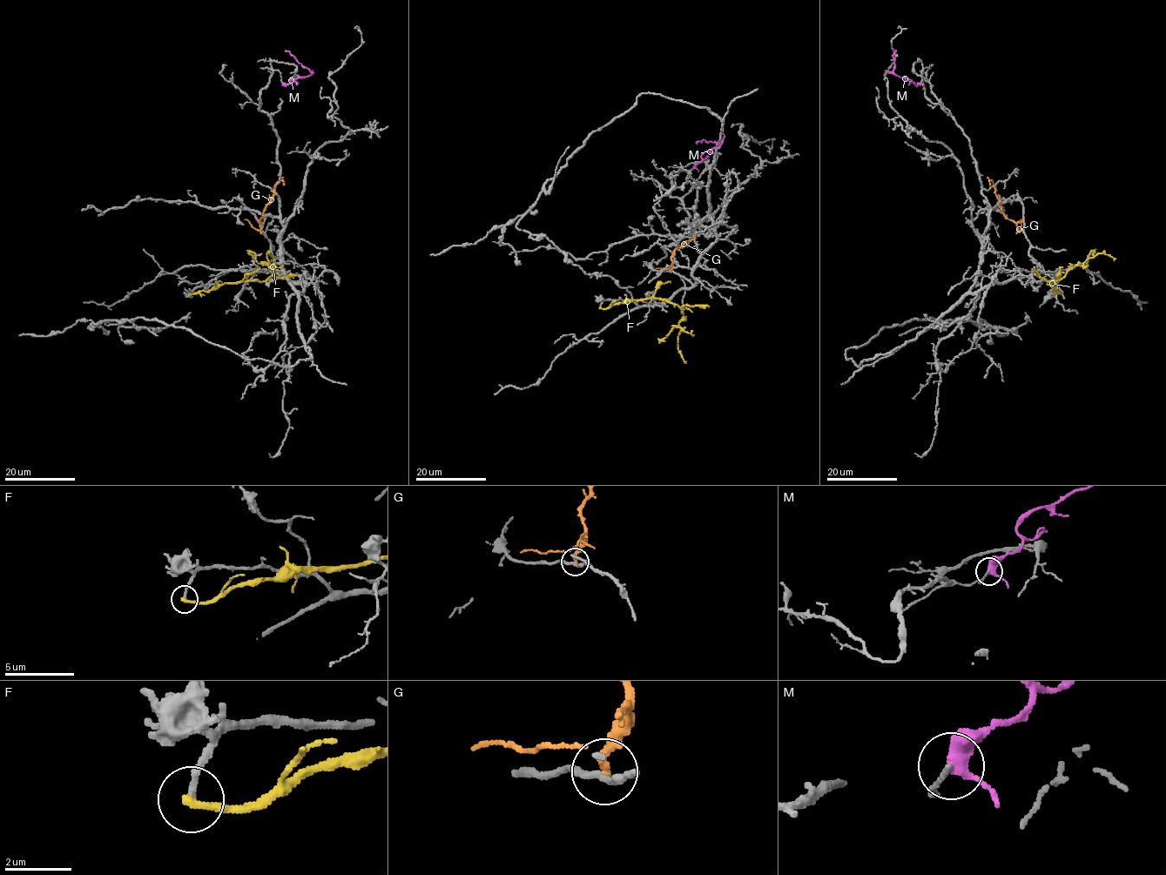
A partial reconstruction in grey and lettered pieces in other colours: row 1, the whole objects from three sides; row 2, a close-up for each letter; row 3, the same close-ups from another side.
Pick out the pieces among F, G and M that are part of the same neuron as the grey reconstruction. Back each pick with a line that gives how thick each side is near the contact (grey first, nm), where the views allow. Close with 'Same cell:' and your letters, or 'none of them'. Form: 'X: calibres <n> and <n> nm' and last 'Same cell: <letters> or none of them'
Same cell: none of them

